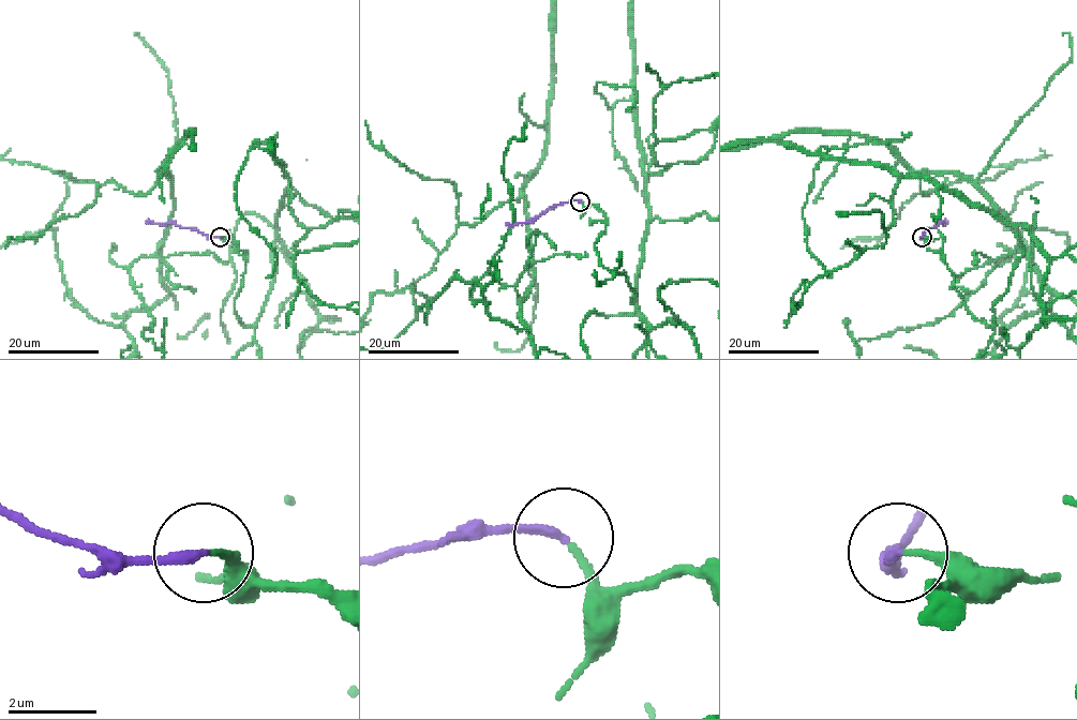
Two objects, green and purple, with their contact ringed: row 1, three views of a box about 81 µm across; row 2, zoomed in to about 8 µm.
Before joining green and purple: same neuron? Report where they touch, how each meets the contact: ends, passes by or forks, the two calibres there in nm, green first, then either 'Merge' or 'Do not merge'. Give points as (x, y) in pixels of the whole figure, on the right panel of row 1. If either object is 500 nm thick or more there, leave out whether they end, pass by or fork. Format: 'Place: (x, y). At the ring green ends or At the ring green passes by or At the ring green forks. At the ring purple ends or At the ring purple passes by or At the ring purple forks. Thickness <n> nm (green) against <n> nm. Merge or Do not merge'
Place: (922, 237). At the ring green ends. At the ring purple ends. Thickness 140 nm (green) against 200 nm. Merge

